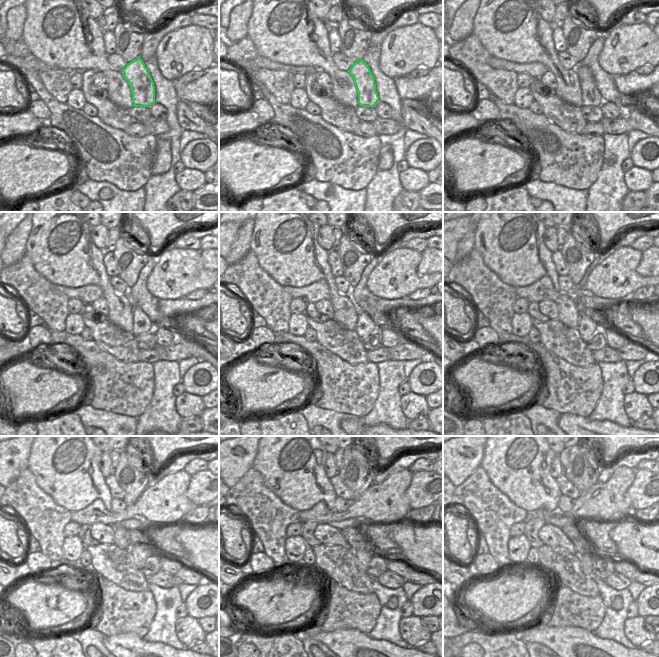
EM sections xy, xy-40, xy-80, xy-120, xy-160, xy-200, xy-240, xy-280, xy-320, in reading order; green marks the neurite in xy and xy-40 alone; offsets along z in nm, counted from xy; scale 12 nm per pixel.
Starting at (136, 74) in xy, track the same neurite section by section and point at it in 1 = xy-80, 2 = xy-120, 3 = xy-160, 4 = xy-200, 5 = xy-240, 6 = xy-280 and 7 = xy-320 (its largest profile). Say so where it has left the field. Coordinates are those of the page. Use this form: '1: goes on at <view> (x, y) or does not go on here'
1: goes on at xy-80 (591, 97)
2: goes on at xy-120 (142, 324)
3: goes on at xy-160 (365, 325)
4: goes on at xy-200 (587, 326)
5: goes on at xy-240 (140, 553)
6: goes on at xy-280 (363, 556)
7: goes on at xy-320 (587, 560)

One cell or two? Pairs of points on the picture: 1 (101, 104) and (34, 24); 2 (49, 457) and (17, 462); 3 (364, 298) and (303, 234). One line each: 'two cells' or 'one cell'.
1: two cells
2: two cells
3: two cells

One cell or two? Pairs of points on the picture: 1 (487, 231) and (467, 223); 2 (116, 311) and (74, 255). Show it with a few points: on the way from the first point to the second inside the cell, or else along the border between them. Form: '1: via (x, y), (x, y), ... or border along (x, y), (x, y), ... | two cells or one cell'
1: border along (478, 222), (475, 234) | two cells
2: via (112, 297), (107, 288), (88, 269) | one cell

